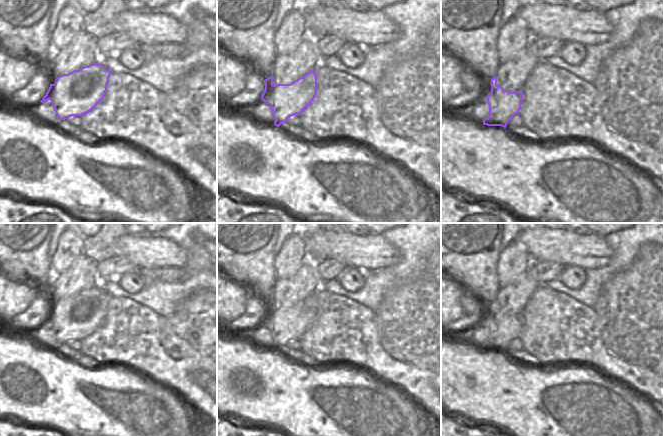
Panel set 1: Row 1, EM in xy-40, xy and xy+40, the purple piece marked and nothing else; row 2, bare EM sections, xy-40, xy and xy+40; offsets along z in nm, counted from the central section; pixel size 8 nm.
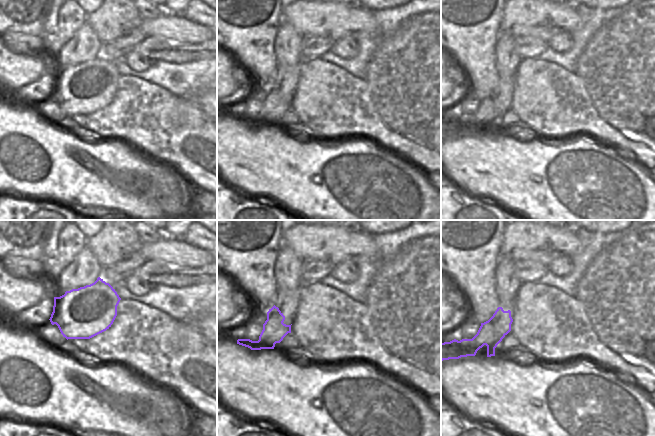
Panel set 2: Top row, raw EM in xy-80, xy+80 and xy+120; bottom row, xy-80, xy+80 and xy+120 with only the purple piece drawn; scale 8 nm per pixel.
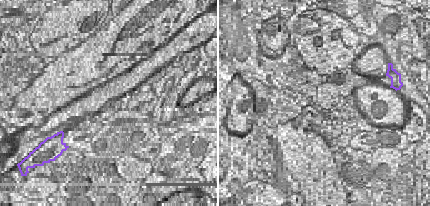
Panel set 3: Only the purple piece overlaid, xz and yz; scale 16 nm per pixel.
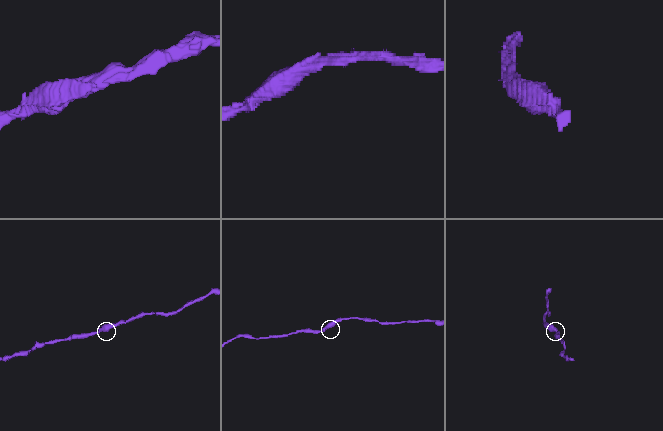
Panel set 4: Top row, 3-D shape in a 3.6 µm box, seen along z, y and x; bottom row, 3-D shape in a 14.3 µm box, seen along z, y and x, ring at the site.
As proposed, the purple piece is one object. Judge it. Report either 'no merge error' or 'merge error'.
no merge error

